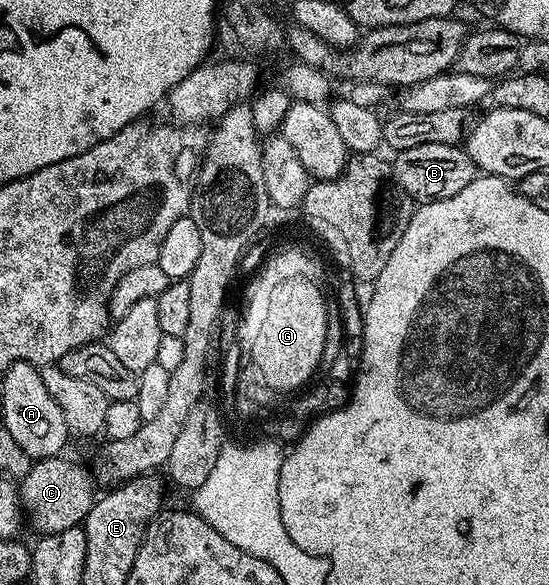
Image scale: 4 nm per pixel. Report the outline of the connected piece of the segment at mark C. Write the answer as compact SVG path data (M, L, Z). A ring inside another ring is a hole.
M66 457L31 461L28 476L24 476L17 483L25 517L29 525L31 522L38 529L39 535L64 532L64 528L82 526L96 501L93 476L80 463Z

